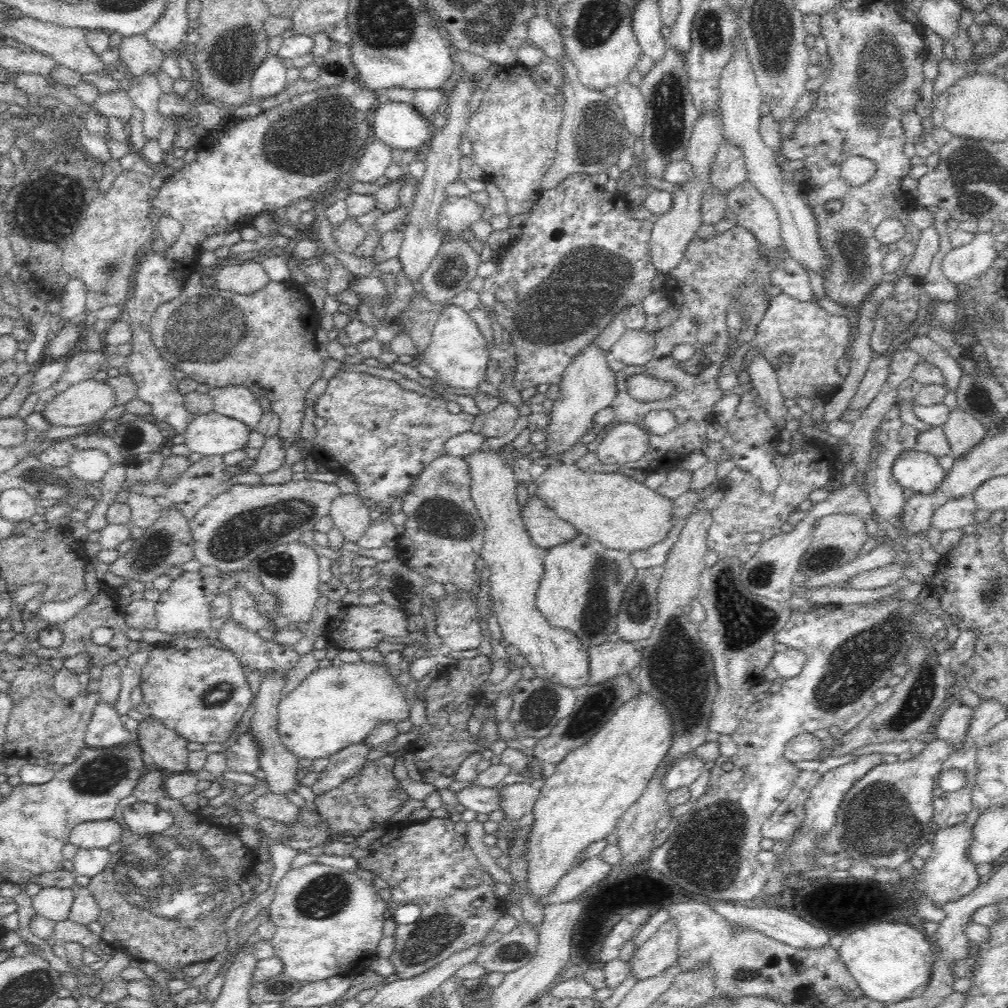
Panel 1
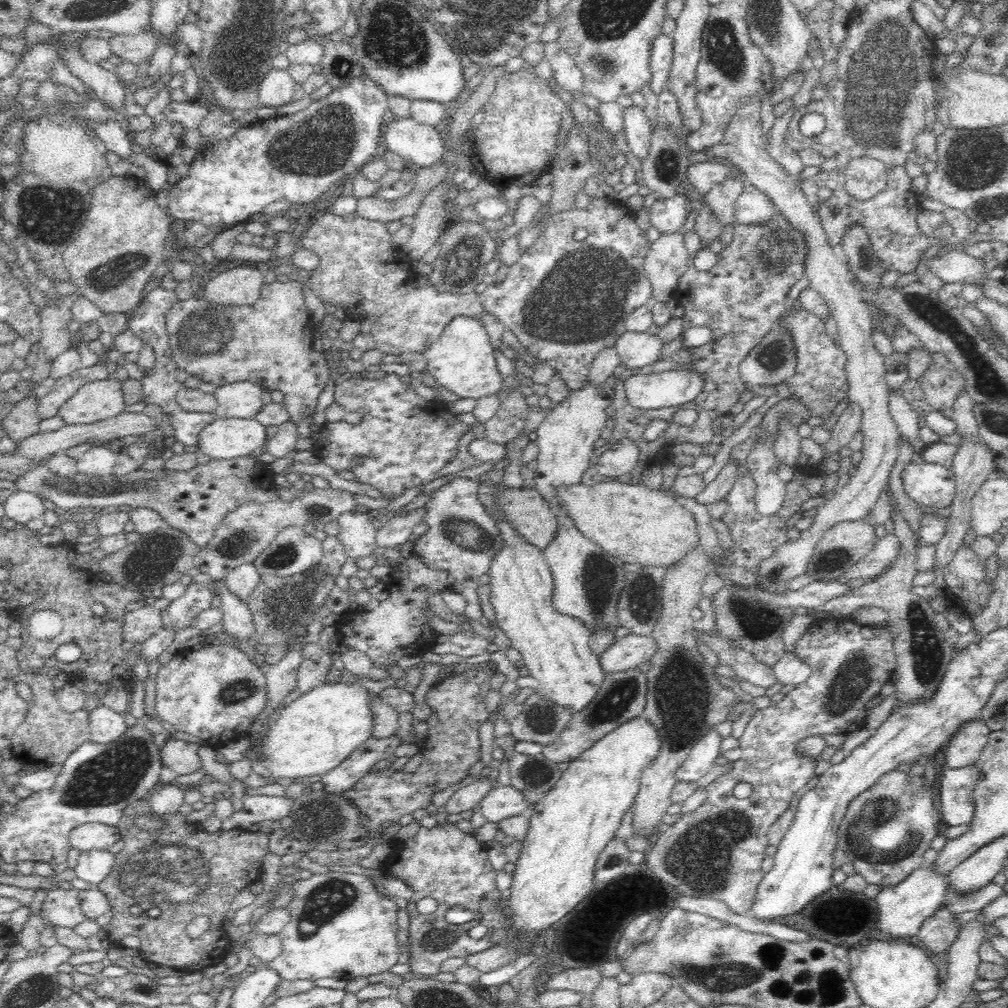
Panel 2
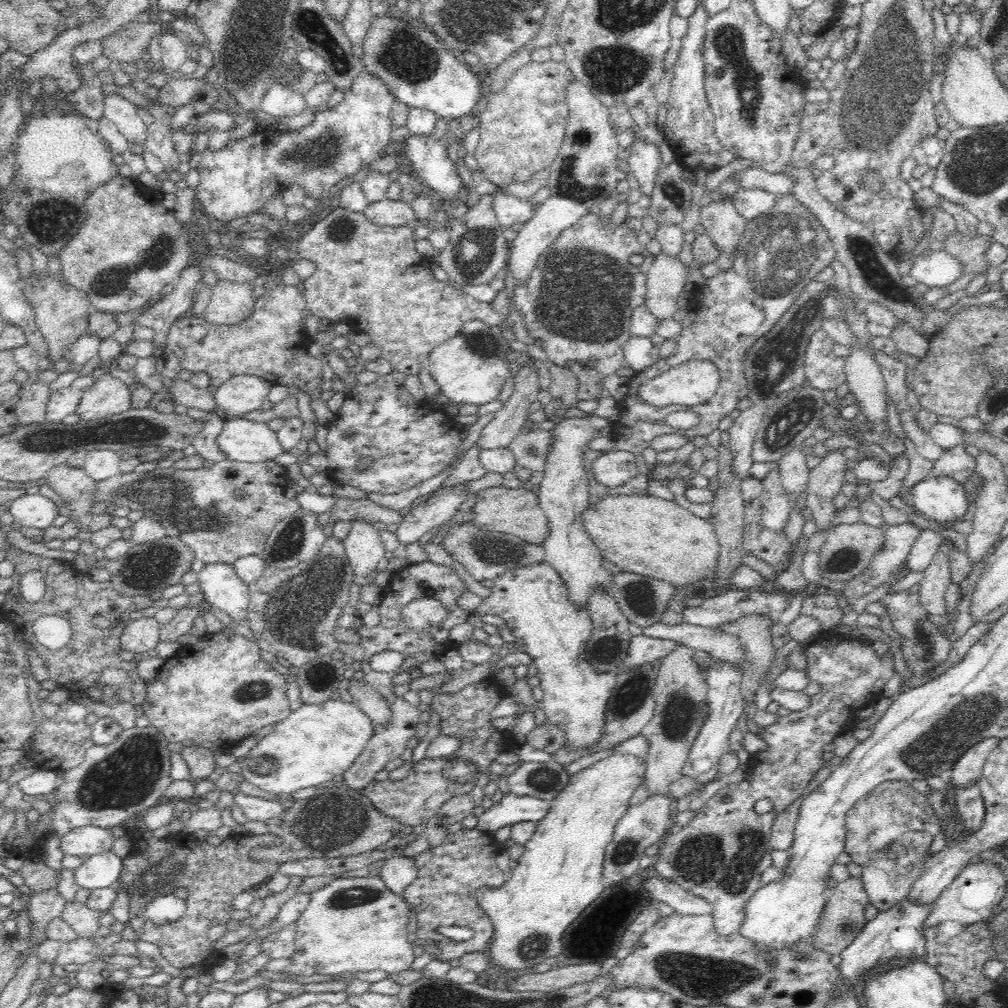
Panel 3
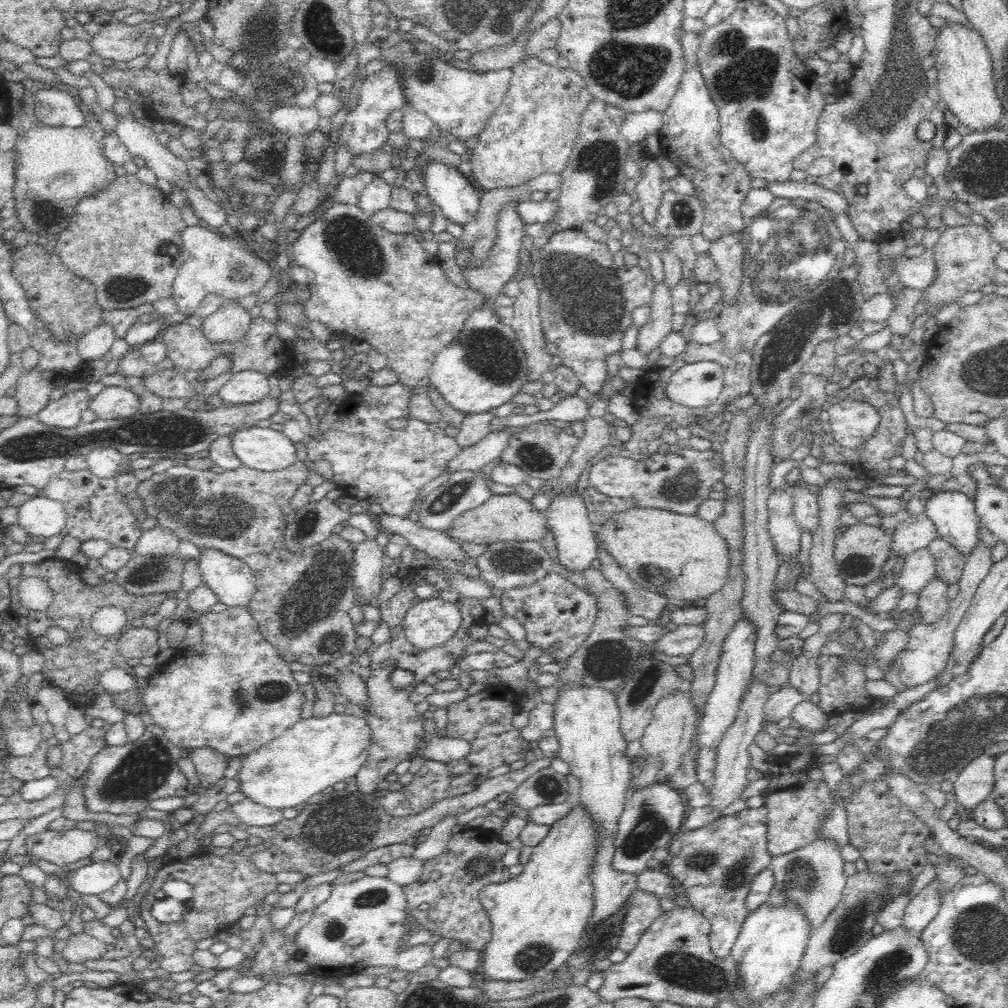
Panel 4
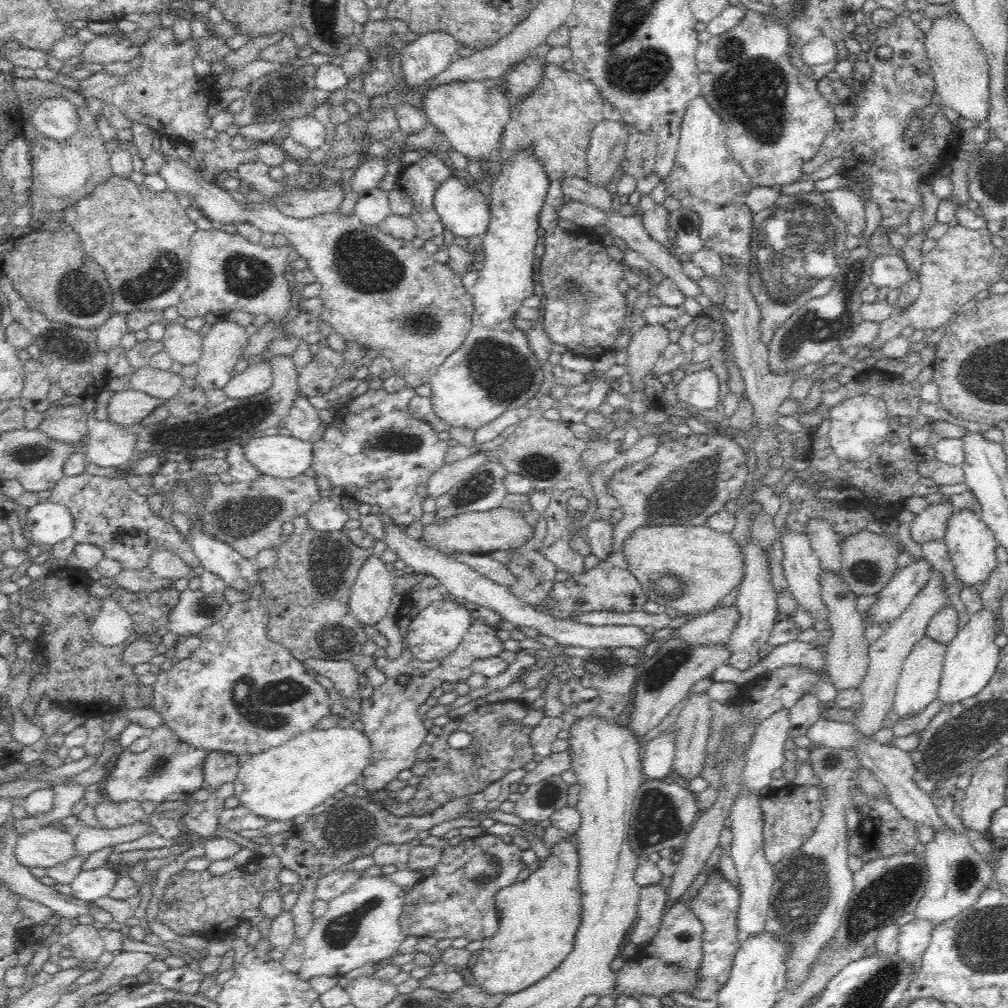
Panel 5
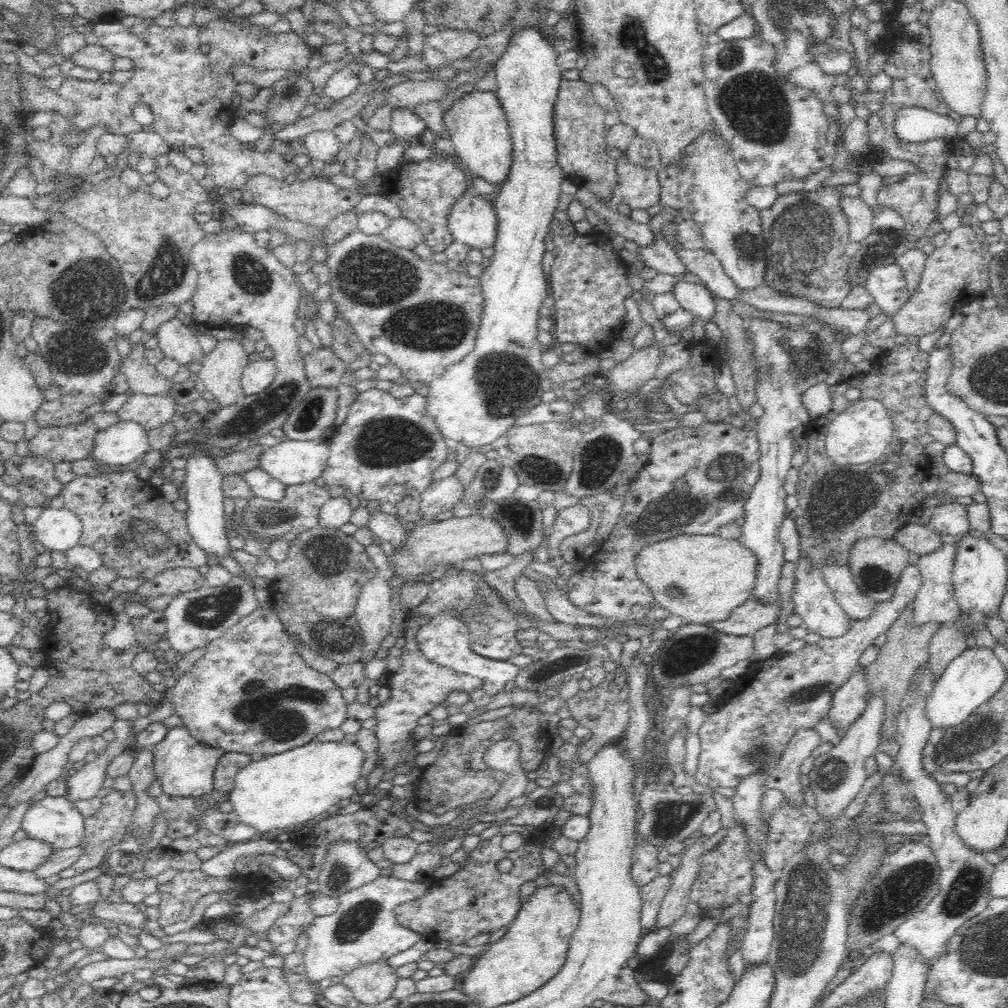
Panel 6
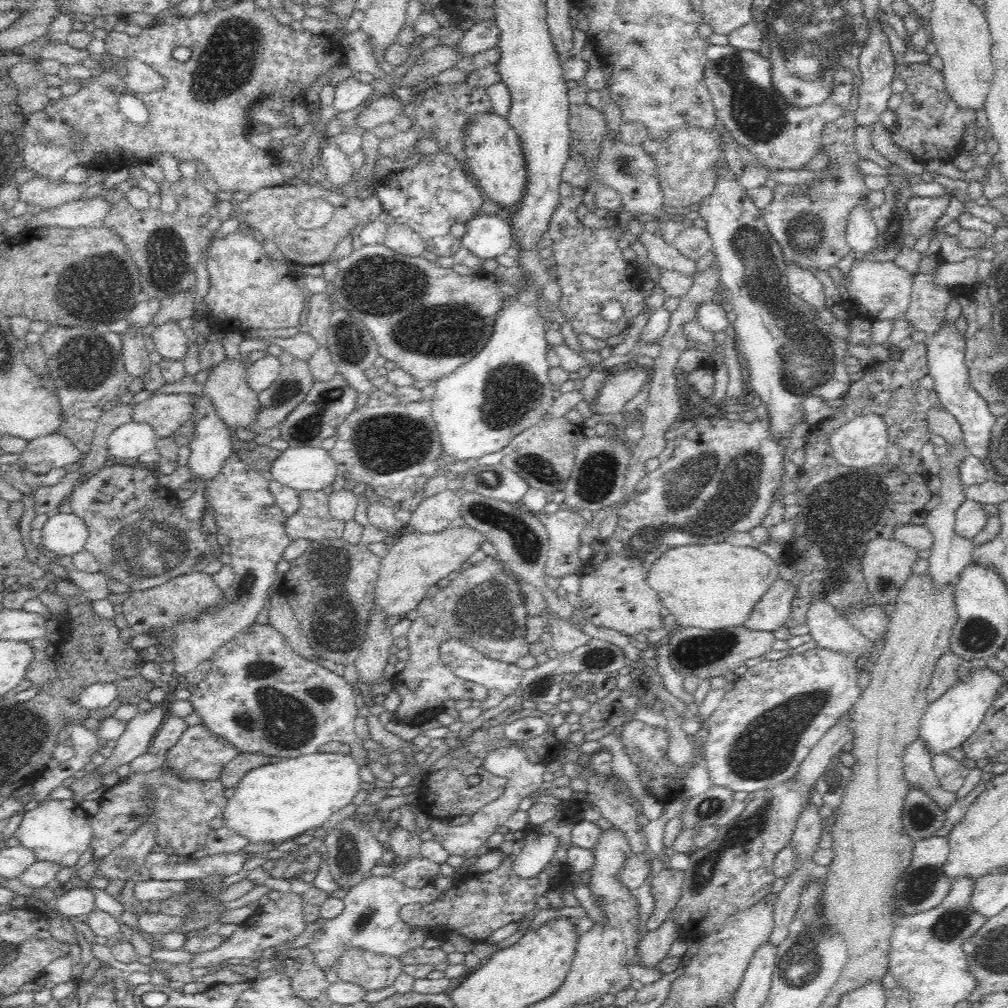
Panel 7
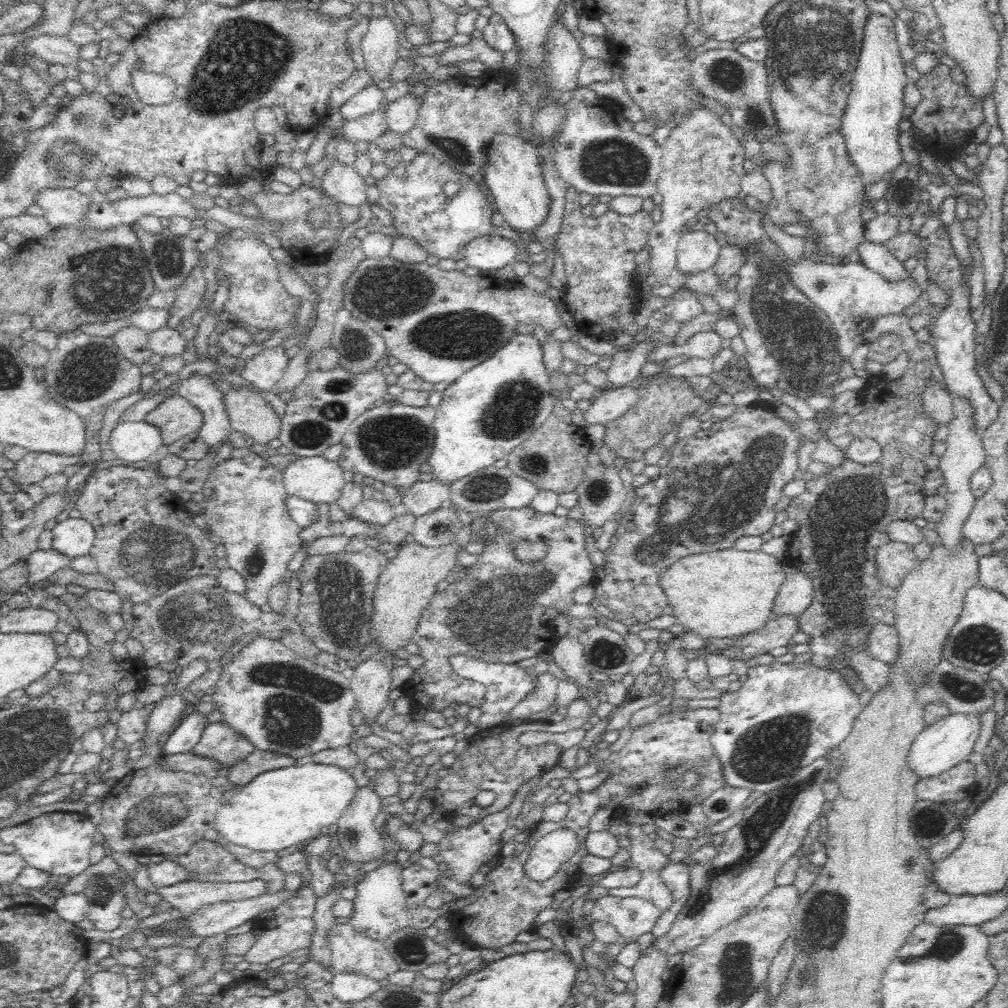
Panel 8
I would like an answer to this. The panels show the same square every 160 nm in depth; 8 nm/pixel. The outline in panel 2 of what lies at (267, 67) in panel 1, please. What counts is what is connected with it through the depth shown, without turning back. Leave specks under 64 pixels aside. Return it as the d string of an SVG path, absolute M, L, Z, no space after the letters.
M272 69L260 83L258 89L259 107L278 108L292 104L294 98L294 81L283 69Z

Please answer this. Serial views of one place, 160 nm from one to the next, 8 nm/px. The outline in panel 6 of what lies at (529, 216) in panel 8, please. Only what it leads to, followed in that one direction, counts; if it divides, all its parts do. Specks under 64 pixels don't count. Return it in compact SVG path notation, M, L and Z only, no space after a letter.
M475 88L472 93L455 102L452 109L445 114L443 122L468 176L484 179L496 190L502 188L508 182L514 156L508 121L497 95Z

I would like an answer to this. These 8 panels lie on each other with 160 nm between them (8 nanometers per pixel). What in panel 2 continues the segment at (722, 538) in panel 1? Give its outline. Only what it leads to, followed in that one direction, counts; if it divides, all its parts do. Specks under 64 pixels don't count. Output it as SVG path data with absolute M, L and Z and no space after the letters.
M747 467L739 468L736 482L725 498L729 509L721 520L728 526L734 539L732 552L726 551L731 567L718 567L715 569L715 574L736 586L750 588L759 583L759 574L757 574L759 564L764 559L773 557L777 548L780 548L790 539L786 535L787 528L799 517L801 504L804 504L809 499L806 484L800 483L798 480L792 479L786 485L786 490L784 504L778 509L778 512L774 516L764 517L758 514L758 511L754 508L756 484L752 473Z

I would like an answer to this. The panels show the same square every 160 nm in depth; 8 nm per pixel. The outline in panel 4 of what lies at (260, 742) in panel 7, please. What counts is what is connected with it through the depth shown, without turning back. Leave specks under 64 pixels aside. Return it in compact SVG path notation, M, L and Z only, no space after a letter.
M248 604L227 607L219 613L208 611L196 616L194 621L202 627L201 642L182 652L180 658L156 670L148 678L144 693L140 696L145 711L152 716L153 724L164 730L172 744L185 750L211 748L234 761L236 757L241 759L262 748L304 720L305 694L293 678L290 663L262 637Z

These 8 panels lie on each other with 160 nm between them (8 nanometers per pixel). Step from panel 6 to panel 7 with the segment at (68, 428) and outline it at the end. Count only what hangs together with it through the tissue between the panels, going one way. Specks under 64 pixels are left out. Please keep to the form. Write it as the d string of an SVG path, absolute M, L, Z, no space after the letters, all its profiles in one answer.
M60 433L30 441L19 456L16 464L21 470L30 470L38 476L55 468L78 464L84 458L72 441Z

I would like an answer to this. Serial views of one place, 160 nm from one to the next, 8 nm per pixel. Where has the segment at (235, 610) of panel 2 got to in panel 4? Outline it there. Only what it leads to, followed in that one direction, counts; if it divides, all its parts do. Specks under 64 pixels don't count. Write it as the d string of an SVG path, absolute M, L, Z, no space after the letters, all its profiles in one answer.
M204 548L196 559L203 583L227 607L246 606L255 595L255 572L244 559L234 558L217 548Z

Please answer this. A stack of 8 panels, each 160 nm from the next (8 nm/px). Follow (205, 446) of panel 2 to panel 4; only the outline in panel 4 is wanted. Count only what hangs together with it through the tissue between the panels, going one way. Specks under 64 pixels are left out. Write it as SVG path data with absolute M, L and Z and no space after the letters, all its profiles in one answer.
M238 429L232 436L232 449L245 467L262 472L283 471L299 462L297 443L274 429Z

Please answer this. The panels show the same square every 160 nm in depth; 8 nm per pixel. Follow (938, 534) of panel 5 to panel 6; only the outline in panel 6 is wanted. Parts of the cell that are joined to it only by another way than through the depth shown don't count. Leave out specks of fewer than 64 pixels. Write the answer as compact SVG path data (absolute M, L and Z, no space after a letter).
M956 501L942 504L926 525L944 538L958 539L971 529L967 506Z

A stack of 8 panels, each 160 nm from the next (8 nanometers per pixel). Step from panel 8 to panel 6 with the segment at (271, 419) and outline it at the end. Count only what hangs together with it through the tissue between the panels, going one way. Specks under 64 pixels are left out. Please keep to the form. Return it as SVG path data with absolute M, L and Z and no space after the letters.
M219 340L218 344L209 354L204 356L199 373L195 379L202 390L212 394L214 408L222 408L238 404L246 396L241 383L243 370L251 361L251 357L244 351L243 345L236 340Z

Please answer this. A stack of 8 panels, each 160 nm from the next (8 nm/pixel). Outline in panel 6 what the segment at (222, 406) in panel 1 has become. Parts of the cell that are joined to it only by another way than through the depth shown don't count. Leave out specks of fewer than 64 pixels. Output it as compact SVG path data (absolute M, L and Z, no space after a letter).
M260 355L252 358L241 376L241 383L246 396L262 392L268 388L276 373L277 368L271 357Z

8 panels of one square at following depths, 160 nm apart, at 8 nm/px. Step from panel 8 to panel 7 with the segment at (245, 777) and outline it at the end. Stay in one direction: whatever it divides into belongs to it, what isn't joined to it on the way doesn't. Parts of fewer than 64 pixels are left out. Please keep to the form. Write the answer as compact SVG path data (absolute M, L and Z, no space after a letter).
M240 753L222 769L220 781L226 789L235 789L252 769L260 768L274 762L275 759L269 754Z

